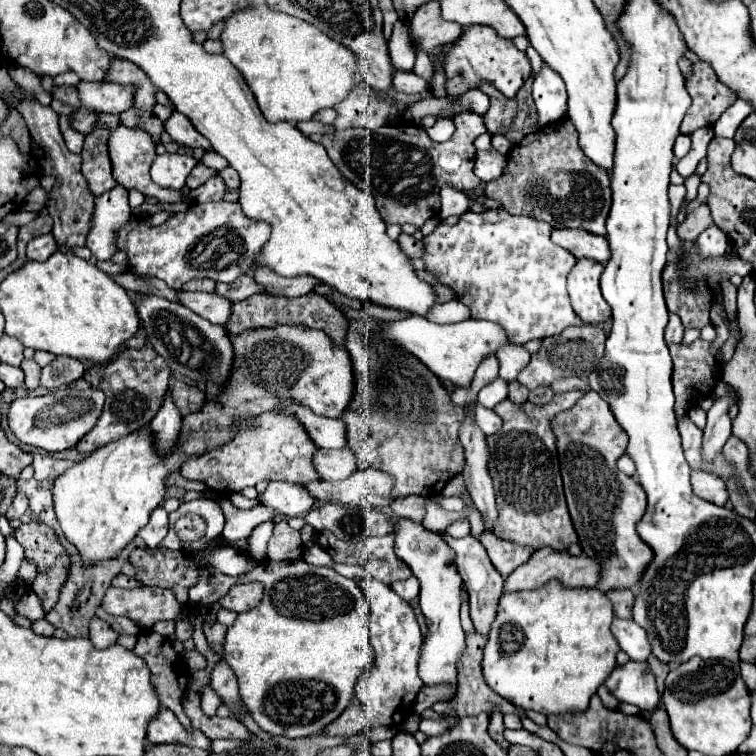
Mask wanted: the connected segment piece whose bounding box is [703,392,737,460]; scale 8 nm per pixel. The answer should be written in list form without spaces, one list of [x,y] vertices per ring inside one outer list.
[[[735,394],[721,396],[713,402],[711,410],[707,412],[707,426],[705,426],[705,436],[703,436],[703,458],[713,460],[727,438],[731,436],[731,418],[729,418],[729,408],[737,402]]]

